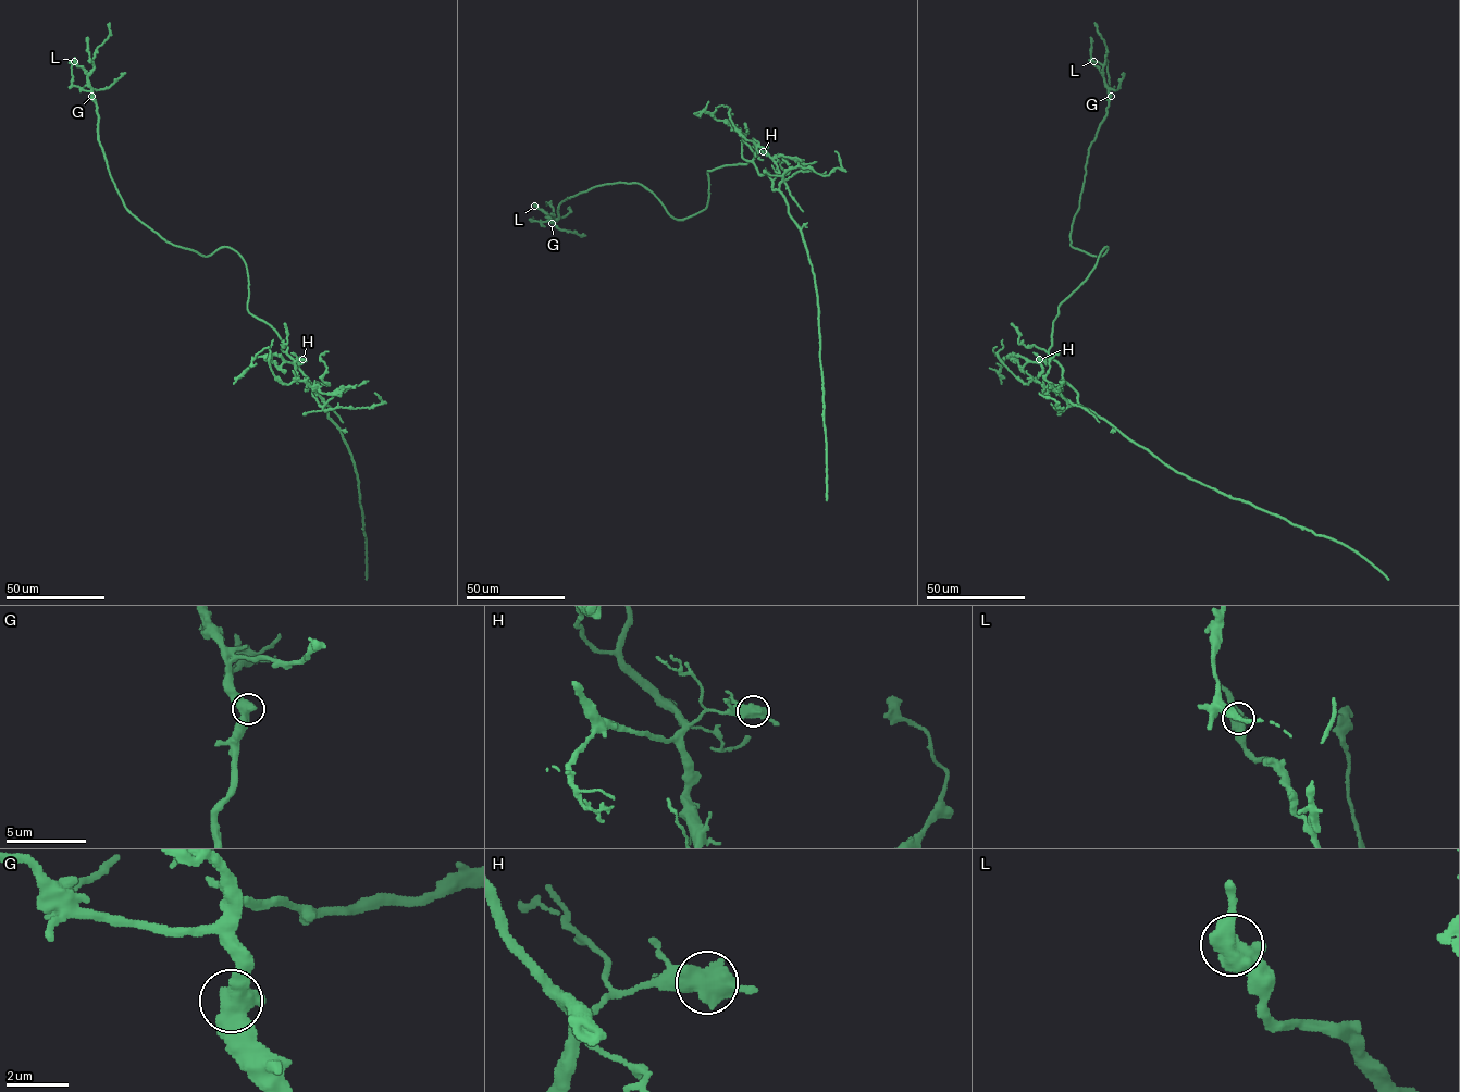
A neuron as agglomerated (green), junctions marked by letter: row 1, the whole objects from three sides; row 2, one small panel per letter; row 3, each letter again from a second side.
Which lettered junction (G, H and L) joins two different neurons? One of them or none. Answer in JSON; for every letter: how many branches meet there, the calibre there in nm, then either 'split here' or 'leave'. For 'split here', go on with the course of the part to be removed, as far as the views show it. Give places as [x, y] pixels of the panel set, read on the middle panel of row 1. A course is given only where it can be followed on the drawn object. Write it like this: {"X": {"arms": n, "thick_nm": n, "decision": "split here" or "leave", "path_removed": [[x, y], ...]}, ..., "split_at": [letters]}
{"G": {"arms": 2, "thick_nm": 600, "decision": "leave"}, "H": {"arms": 2, "thick_nm": 700, "decision": "leave"}, "L": {"arms": 2, "thick_nm": 650, "decision": "leave"}, "split_at": []}

